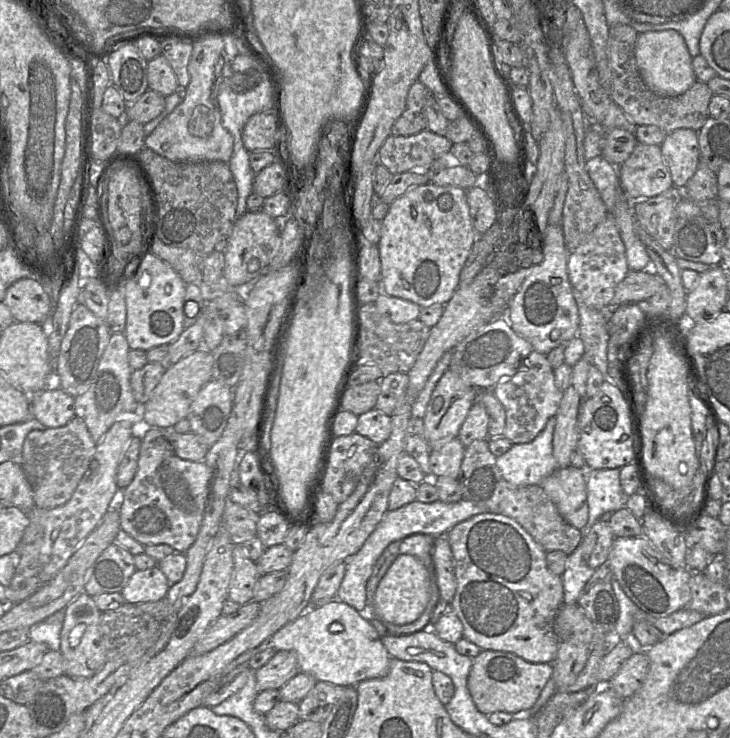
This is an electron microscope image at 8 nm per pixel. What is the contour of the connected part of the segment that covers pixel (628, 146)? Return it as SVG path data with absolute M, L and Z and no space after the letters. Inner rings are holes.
M620 128L606 130L602 138L601 155L619 167L630 157L637 143L635 135L627 130Z

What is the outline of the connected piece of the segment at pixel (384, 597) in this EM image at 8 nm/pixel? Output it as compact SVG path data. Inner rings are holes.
M400 555L380 581L374 597L374 618L394 625L409 625L420 618L430 598L430 576L424 564L411 555Z

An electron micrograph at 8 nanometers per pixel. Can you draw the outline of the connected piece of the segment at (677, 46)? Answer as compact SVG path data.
M673 29L639 33L636 41L636 61L639 72L653 92L662 96L685 93L697 81L691 56L684 37Z

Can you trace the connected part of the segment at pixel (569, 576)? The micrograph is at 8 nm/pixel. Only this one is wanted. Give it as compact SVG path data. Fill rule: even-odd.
M581 543L568 555L565 571L561 575L564 590L564 603L576 604L585 584L594 574L595 569L590 568L582 557Z

